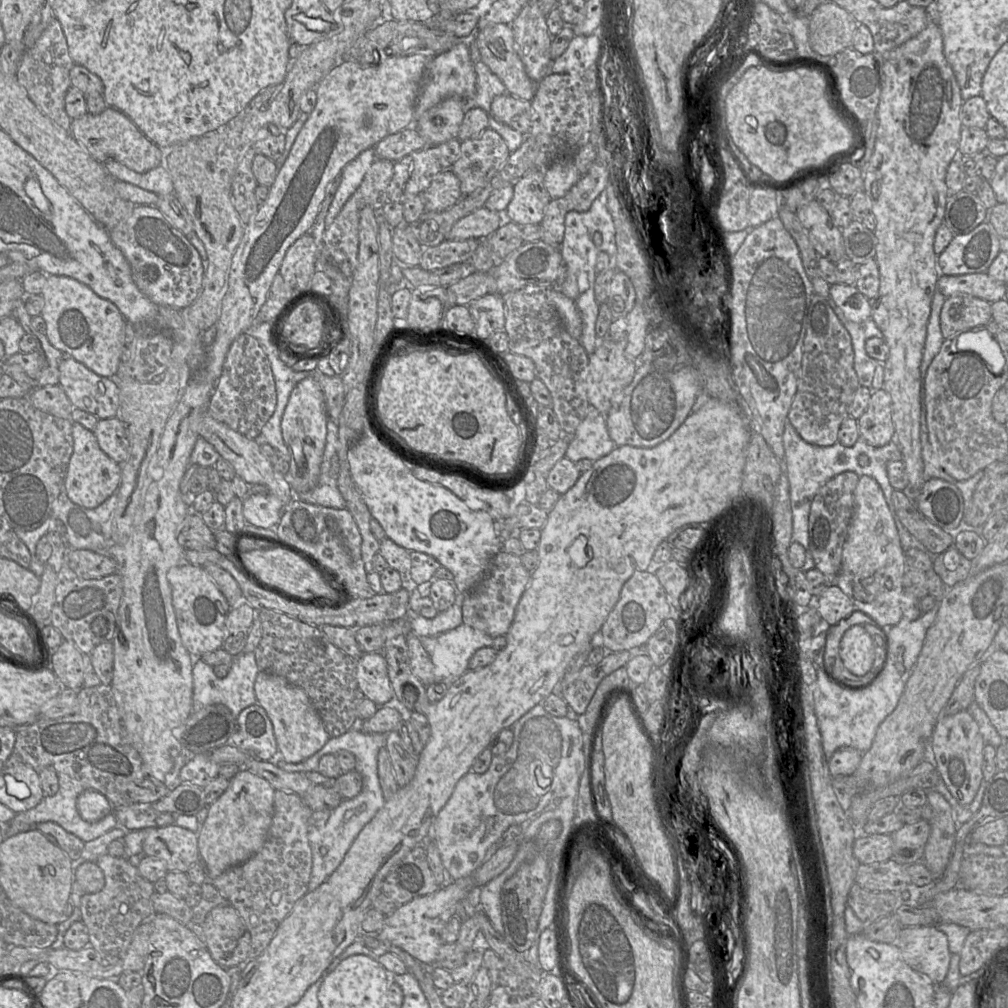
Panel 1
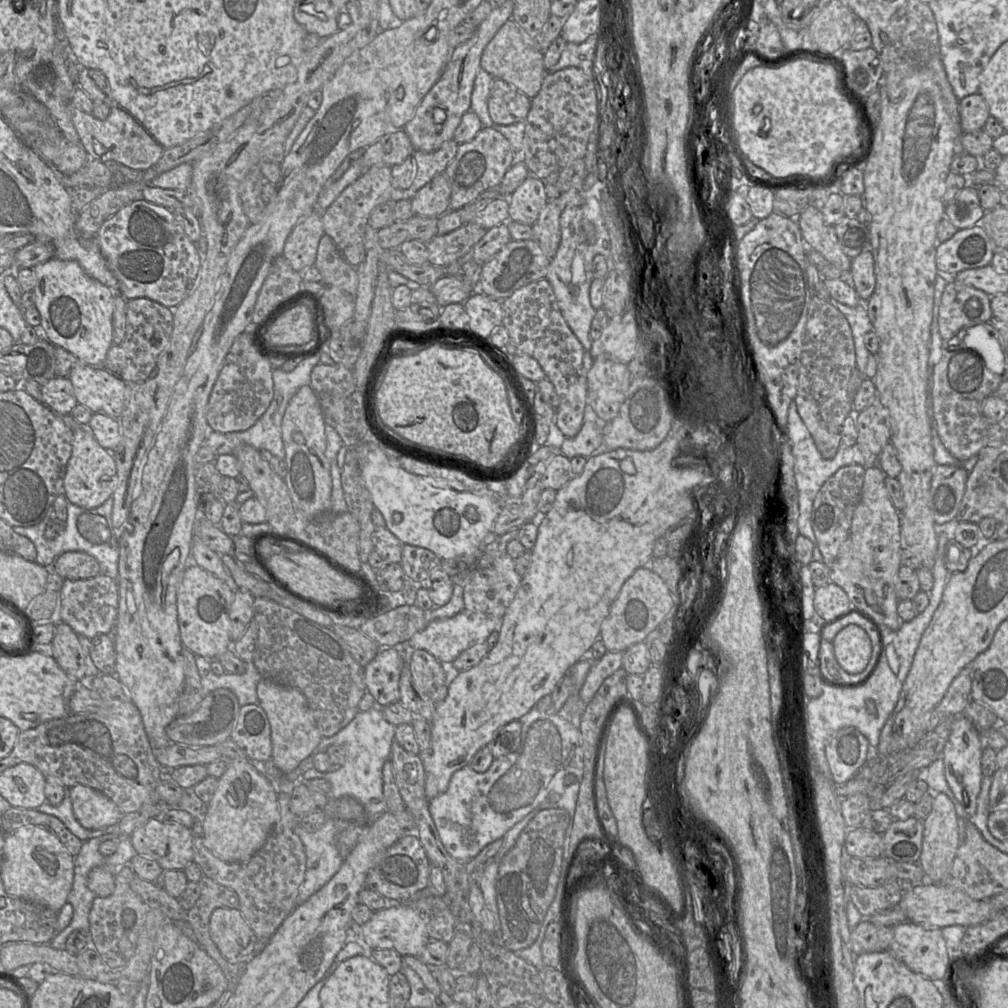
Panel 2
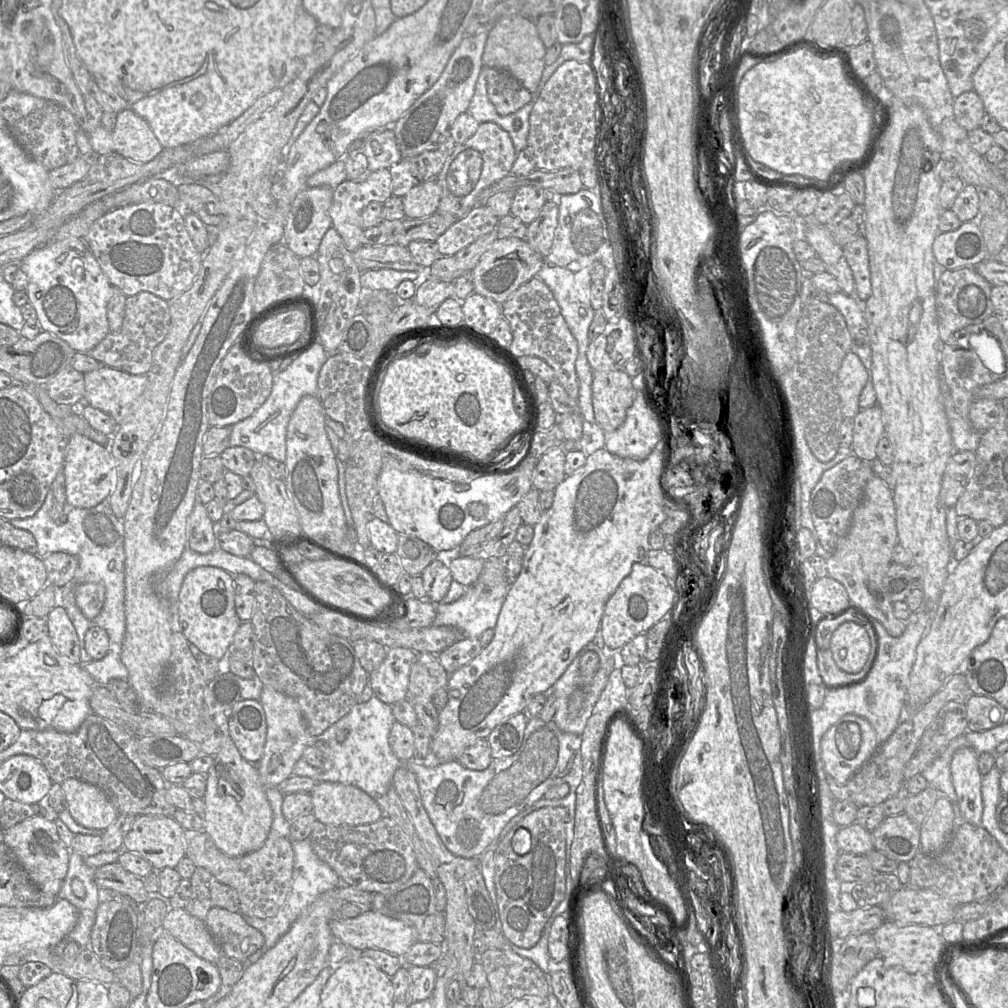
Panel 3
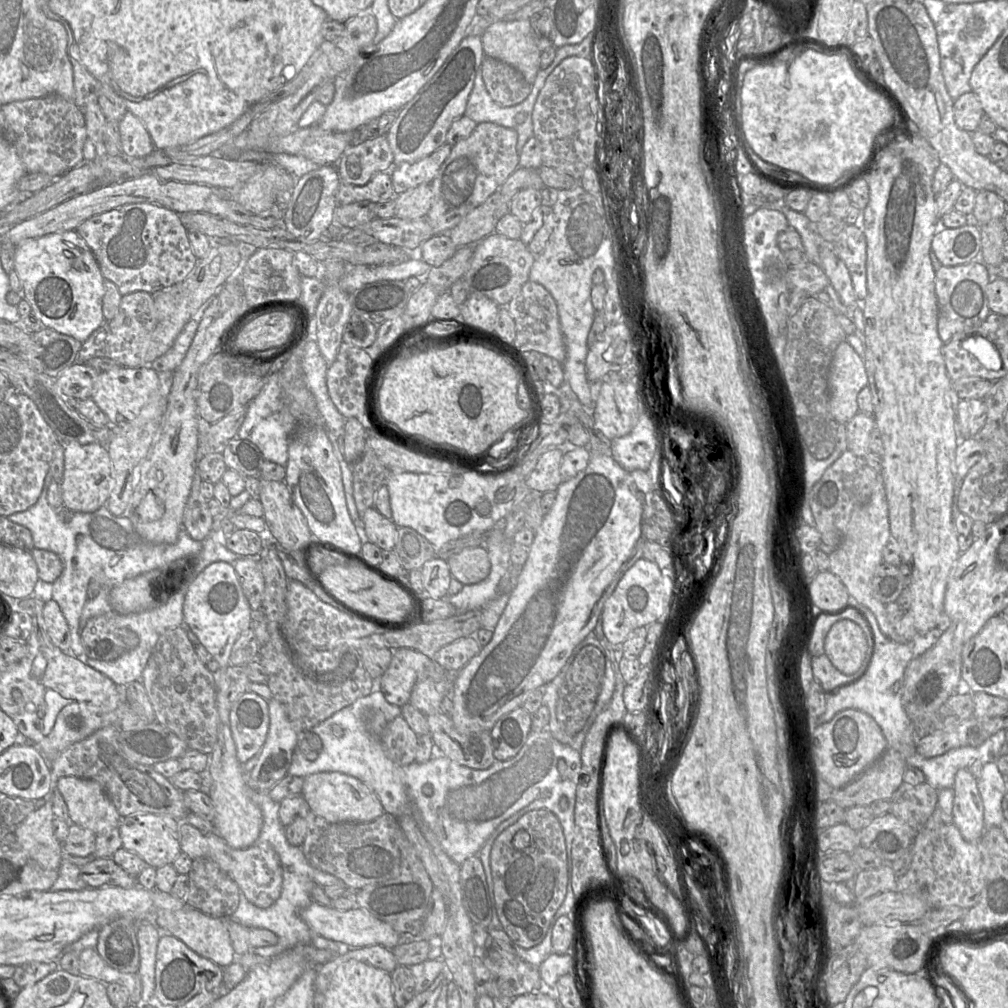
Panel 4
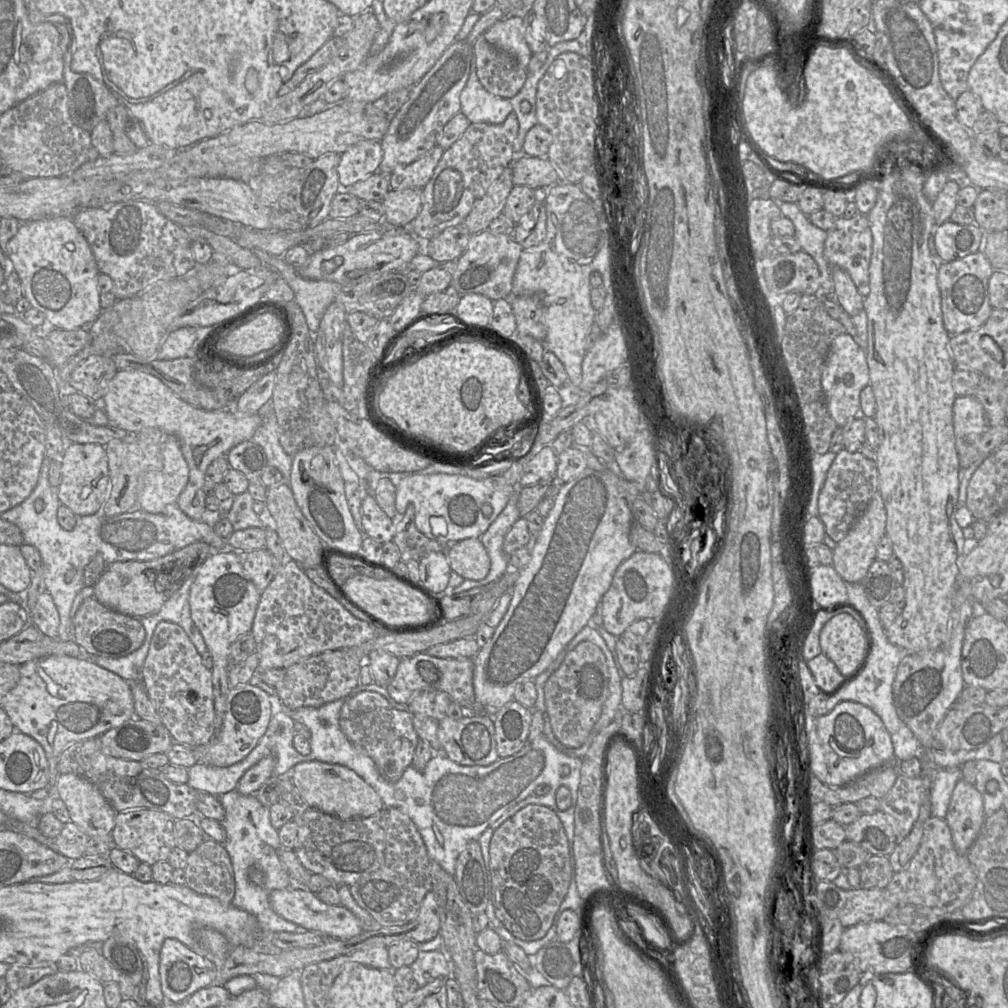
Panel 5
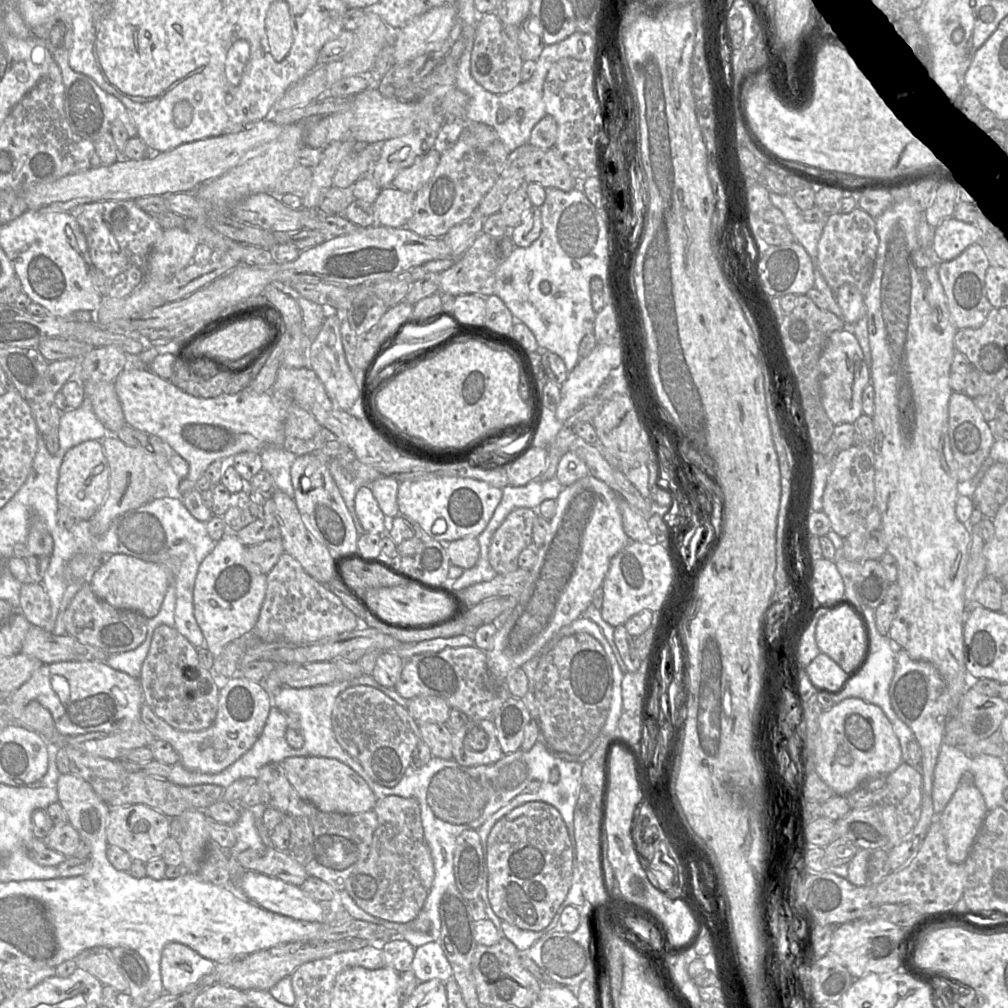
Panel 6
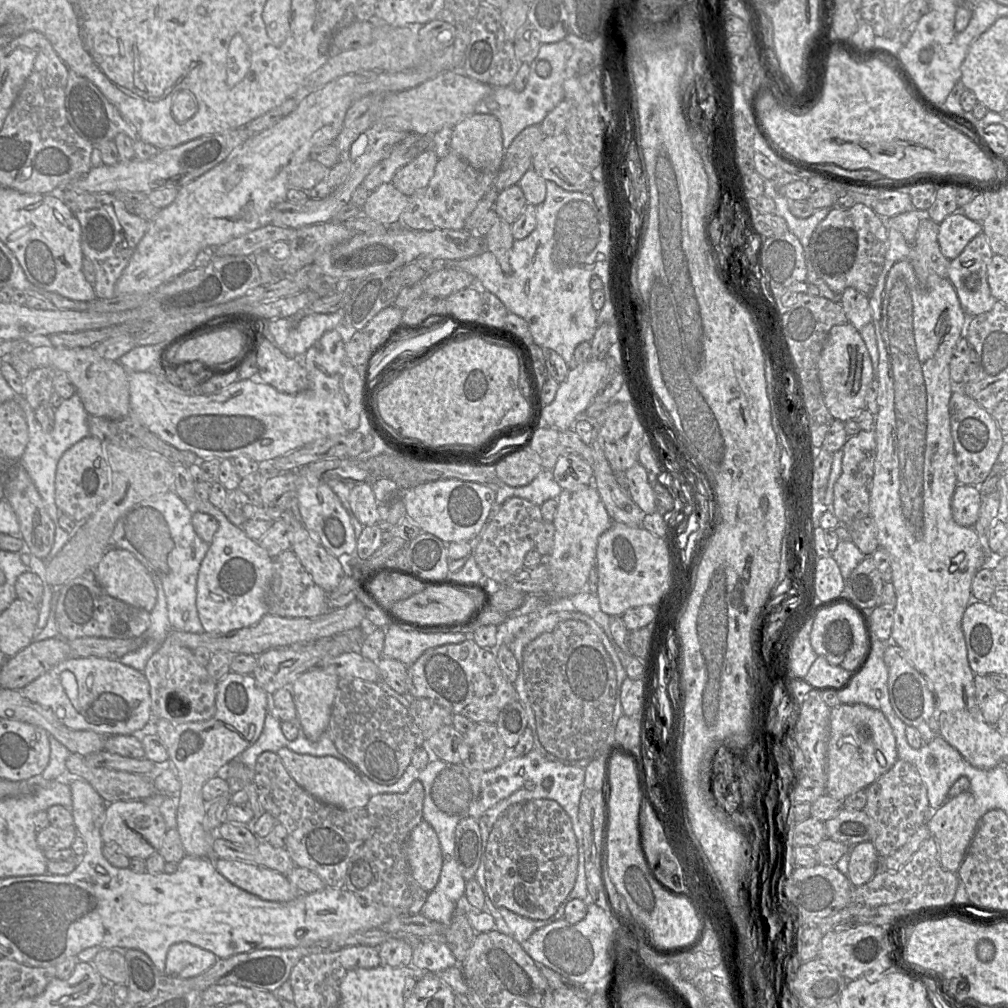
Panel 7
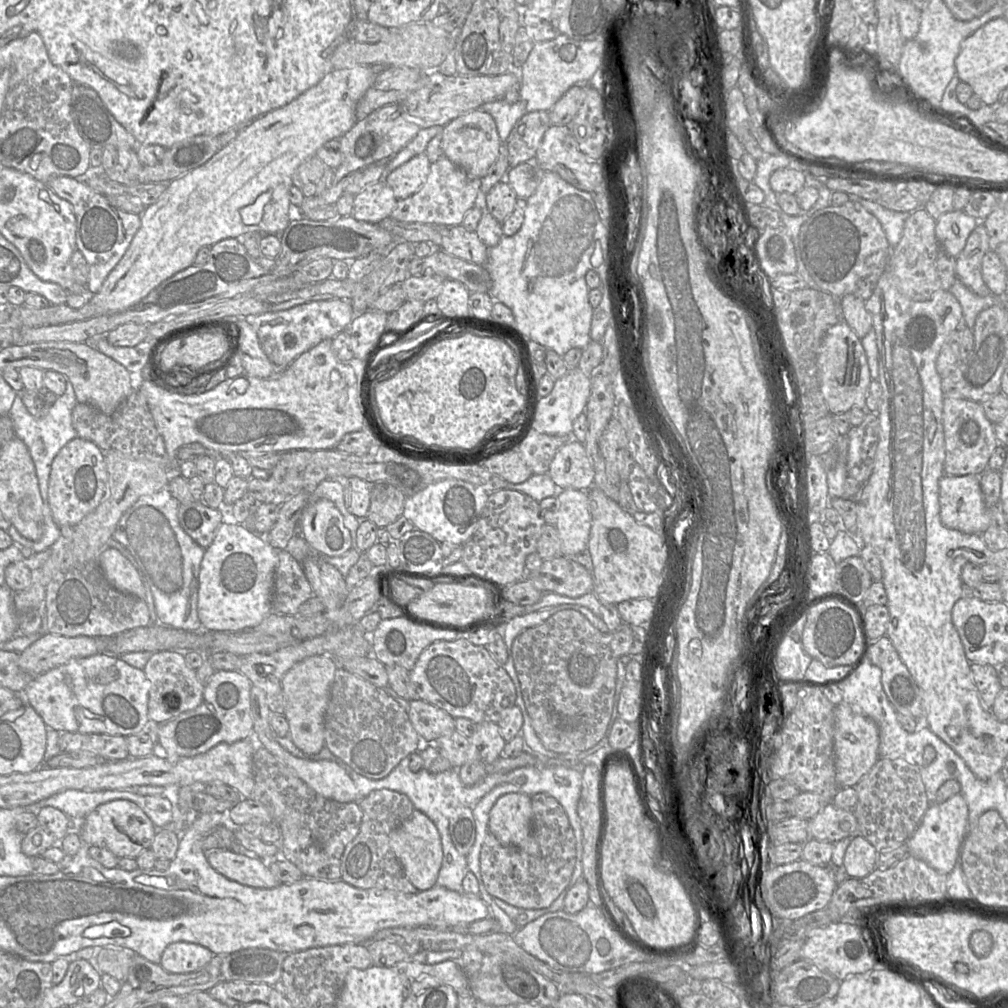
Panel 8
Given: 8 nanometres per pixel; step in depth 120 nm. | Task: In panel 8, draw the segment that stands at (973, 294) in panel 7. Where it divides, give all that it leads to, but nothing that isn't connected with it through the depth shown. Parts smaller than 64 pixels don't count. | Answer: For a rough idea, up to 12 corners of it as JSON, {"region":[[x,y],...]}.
{"region":[[979,222],[954,259],[956,277],[975,294],[991,293],[982,278],[989,236]]}

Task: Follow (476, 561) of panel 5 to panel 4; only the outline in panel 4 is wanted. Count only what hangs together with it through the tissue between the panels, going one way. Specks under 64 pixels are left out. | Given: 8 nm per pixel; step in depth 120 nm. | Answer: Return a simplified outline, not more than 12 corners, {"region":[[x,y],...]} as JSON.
{"region":[[484,545],[447,560],[463,585],[483,581],[491,564]]}

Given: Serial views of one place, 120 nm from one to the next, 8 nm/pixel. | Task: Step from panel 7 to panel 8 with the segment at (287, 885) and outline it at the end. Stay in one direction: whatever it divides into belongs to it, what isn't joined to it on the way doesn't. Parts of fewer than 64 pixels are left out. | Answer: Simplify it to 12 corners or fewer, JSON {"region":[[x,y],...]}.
{"region":[[230,849],[206,852],[229,880],[271,889],[279,881],[261,858]]}

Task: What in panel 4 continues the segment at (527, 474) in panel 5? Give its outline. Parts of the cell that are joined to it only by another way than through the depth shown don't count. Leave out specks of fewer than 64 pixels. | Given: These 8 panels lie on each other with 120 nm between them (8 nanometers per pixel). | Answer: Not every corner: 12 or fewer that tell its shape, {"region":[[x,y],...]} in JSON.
{"region":[[550,448],[525,478],[534,493],[556,491],[562,483],[564,448]]}

